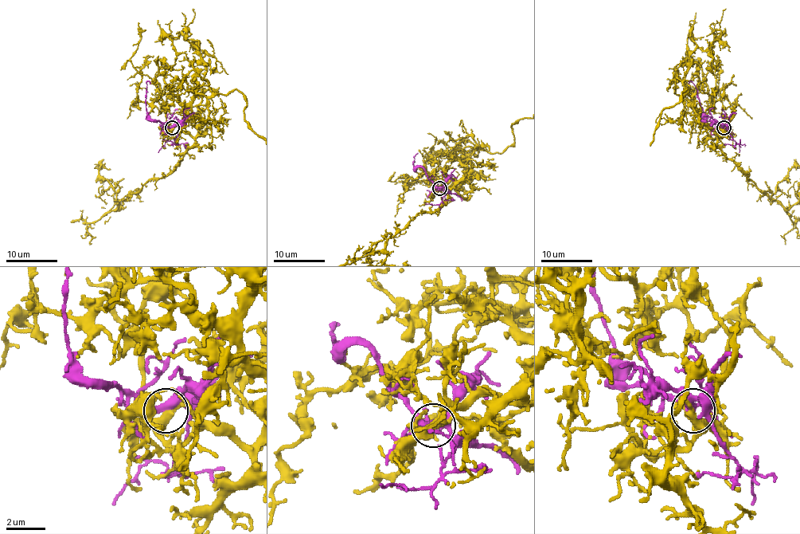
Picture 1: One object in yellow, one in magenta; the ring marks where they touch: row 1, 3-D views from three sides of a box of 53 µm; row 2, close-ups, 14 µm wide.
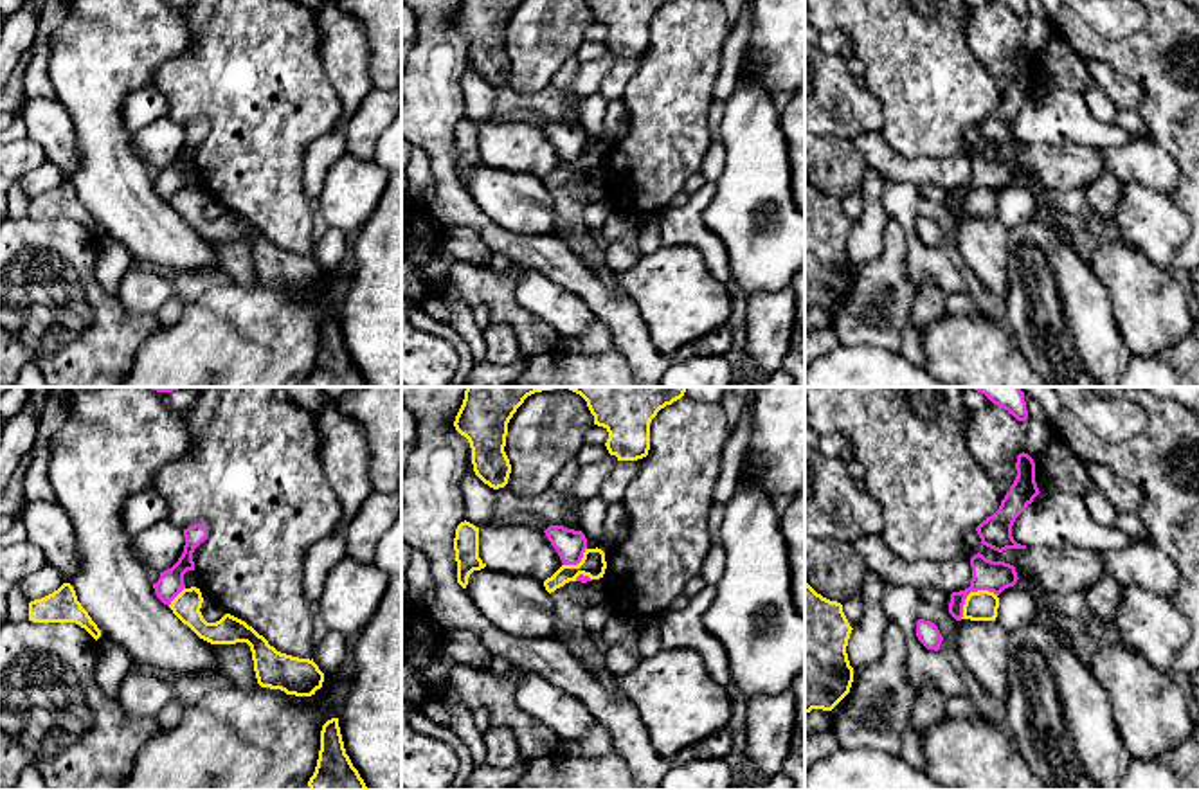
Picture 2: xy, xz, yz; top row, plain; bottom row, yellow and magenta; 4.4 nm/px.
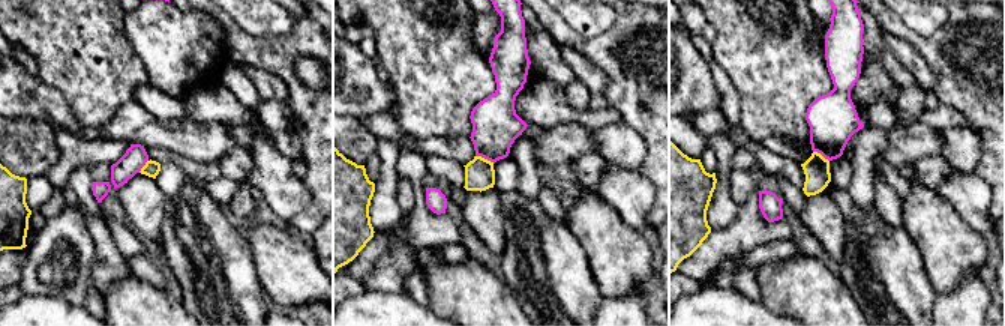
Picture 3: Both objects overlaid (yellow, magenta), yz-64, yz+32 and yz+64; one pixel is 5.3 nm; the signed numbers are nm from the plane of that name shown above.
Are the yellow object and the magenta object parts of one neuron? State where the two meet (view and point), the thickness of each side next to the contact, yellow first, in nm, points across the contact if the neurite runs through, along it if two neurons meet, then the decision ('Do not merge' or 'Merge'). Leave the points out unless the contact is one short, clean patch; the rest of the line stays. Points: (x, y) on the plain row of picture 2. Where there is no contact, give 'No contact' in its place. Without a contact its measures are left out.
Touches yellow at yz (971, 189). Thickness 140 nm (yellow) against 140 nm. Merge

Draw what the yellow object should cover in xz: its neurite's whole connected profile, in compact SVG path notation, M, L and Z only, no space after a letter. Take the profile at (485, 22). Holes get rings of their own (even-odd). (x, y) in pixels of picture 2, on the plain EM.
M463 0L454 23L472 45L475 72L493 86L508 81L511 61L504 49L508 20L522 0Z

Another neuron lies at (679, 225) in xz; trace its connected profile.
M706 182L682 207L668 205L661 216L663 245L688 245L700 252L711 275L727 284L733 281L724 243L704 225L704 211L717 193L717 184Z

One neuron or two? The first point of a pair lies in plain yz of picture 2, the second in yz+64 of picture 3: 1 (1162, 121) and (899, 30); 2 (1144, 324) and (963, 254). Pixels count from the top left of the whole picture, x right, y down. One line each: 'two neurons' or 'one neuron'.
1: one neuron
2: one neuron

